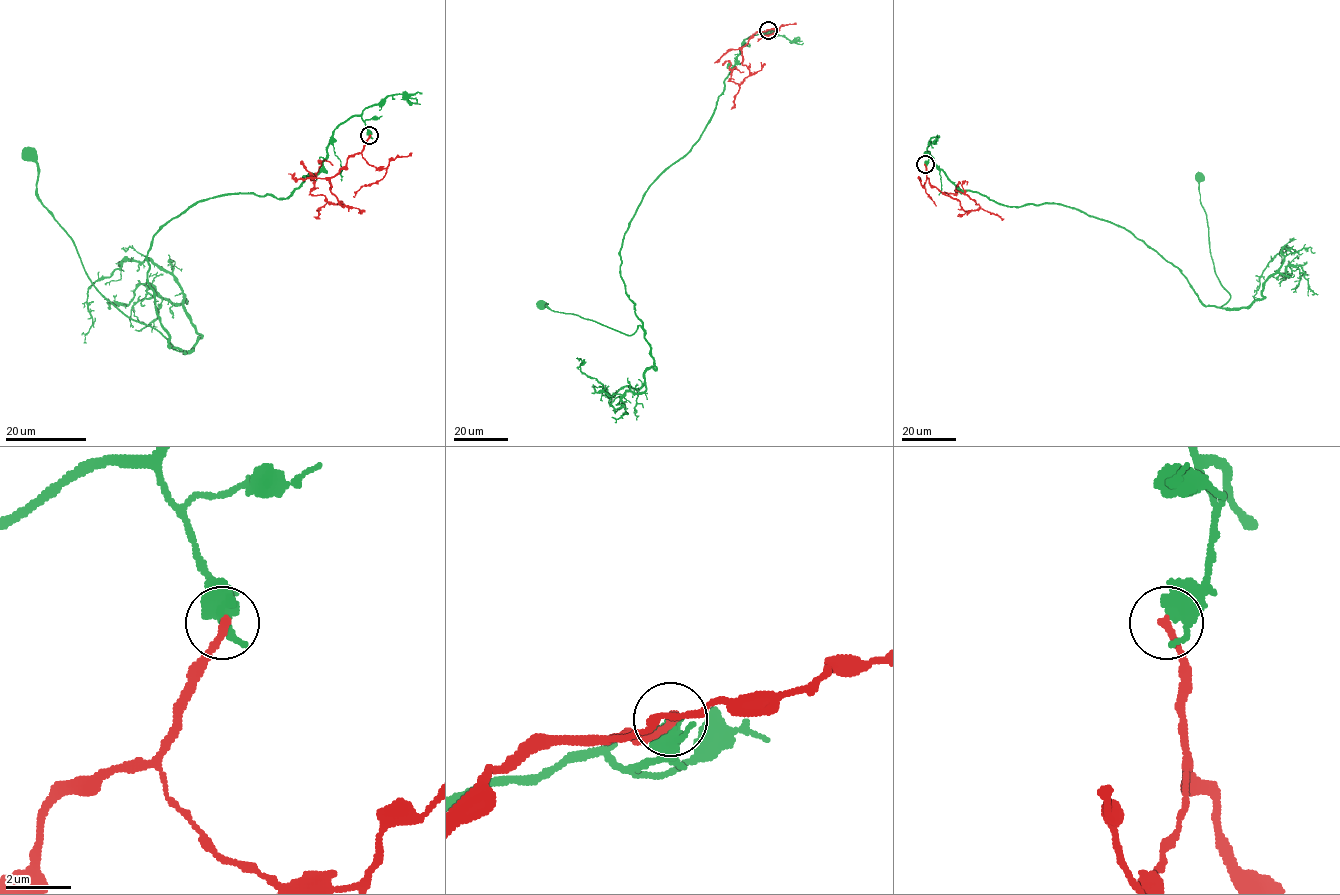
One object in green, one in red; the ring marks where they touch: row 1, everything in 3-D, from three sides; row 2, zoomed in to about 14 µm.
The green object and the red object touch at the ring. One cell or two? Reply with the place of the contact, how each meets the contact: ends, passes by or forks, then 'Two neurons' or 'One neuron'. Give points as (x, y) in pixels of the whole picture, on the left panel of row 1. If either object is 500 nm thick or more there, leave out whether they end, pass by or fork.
Place: (369, 135). At the ring green passes by. At the ring red ends. Two neurons

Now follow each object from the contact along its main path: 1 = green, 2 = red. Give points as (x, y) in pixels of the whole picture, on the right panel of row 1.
1: (925, 164), (927, 151), (961, 189), (1008, 206), (1061, 203), (1122, 226), (1220, 308), (1230, 294), (1200, 178)
2: (925, 164), (929, 182), (956, 198), (965, 211), (977, 210), (980, 205), (965, 193), (962, 183), (967, 184)

